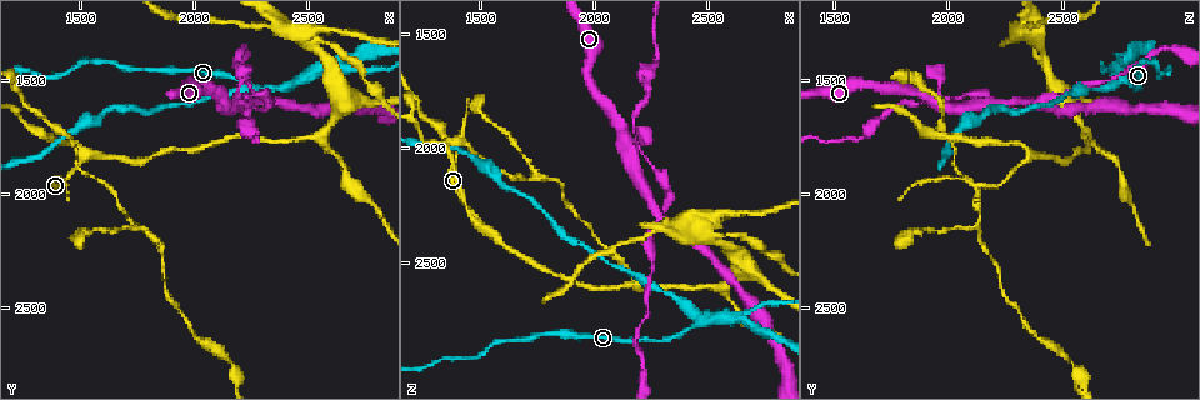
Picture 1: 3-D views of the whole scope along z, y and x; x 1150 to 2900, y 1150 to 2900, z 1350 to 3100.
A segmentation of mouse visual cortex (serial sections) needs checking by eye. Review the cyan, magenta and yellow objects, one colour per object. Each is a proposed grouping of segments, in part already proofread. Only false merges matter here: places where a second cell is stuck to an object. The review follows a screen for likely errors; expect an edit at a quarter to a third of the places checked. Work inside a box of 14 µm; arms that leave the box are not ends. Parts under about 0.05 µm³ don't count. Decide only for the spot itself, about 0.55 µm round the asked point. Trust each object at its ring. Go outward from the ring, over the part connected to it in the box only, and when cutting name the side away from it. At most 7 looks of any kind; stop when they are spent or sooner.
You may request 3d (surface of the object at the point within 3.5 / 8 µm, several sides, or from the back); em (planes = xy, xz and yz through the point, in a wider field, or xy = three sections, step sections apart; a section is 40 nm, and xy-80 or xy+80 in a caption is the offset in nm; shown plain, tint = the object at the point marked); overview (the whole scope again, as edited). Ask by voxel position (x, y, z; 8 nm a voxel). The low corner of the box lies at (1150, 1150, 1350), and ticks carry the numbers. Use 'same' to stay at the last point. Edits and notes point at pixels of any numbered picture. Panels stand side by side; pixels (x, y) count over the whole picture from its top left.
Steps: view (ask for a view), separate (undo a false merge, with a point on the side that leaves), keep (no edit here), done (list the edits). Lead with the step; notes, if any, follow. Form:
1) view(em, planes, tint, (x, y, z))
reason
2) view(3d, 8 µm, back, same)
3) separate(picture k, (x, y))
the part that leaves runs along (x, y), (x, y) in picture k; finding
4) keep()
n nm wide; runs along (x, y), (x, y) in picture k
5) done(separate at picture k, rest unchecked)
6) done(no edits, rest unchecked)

view(3d, 3.5 µm, (2150, 1620, 1990))
two arms at a narrow angle

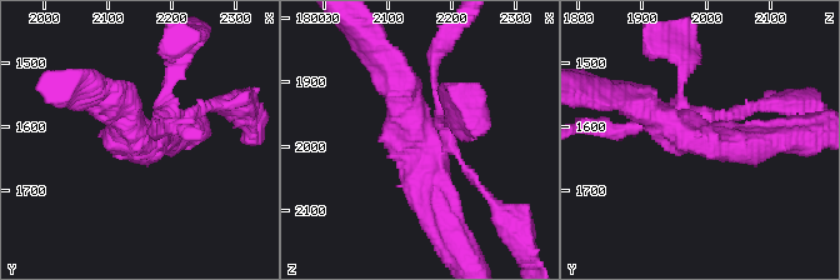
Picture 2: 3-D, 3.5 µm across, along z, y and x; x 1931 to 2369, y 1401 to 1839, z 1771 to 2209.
view(em, xy, step 2, plain, (2140, 1620, 1990))
now the EM

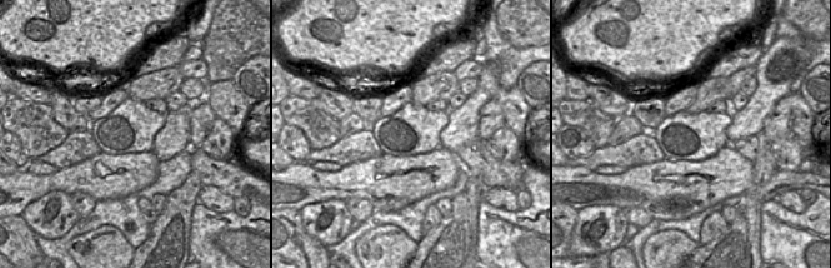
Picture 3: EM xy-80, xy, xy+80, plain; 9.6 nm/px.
view(em, xy, step 2, tint, same)
where the object lies

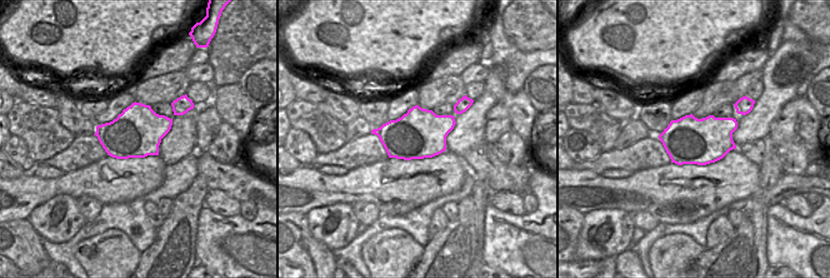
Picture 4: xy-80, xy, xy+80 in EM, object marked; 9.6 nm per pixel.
keep()
runs along (396, 70), (426, 199), (441, 211) in picture 2; all the same cell

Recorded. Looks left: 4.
view(3d, 3.5 µm, (2280, 1610, 2310))
thin neck

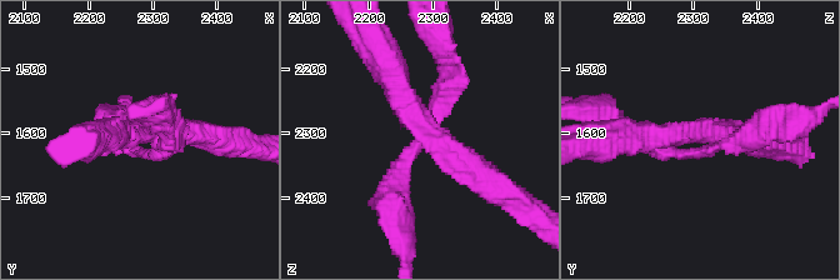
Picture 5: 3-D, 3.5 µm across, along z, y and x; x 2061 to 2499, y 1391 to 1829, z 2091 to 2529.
view(em, xy, step 1, tint, (2290, 1600, 2305))
4 arms; arms of 250, 250, 300, 300 nm; need the tissue

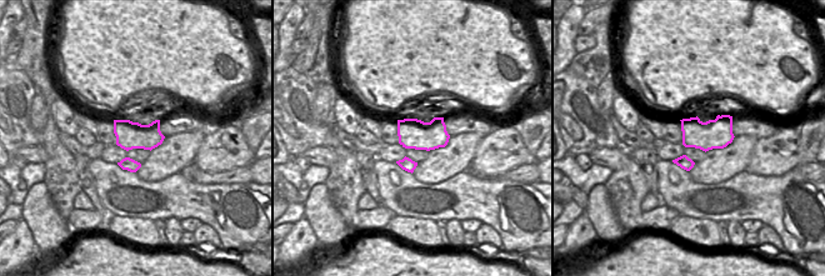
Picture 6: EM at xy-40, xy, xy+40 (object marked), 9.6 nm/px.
keep()
runs along (385, 61), (424, 135), (493, 189) in picture 5; continuous, no second cell

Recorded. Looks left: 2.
done(no edits, rest unchecked)

